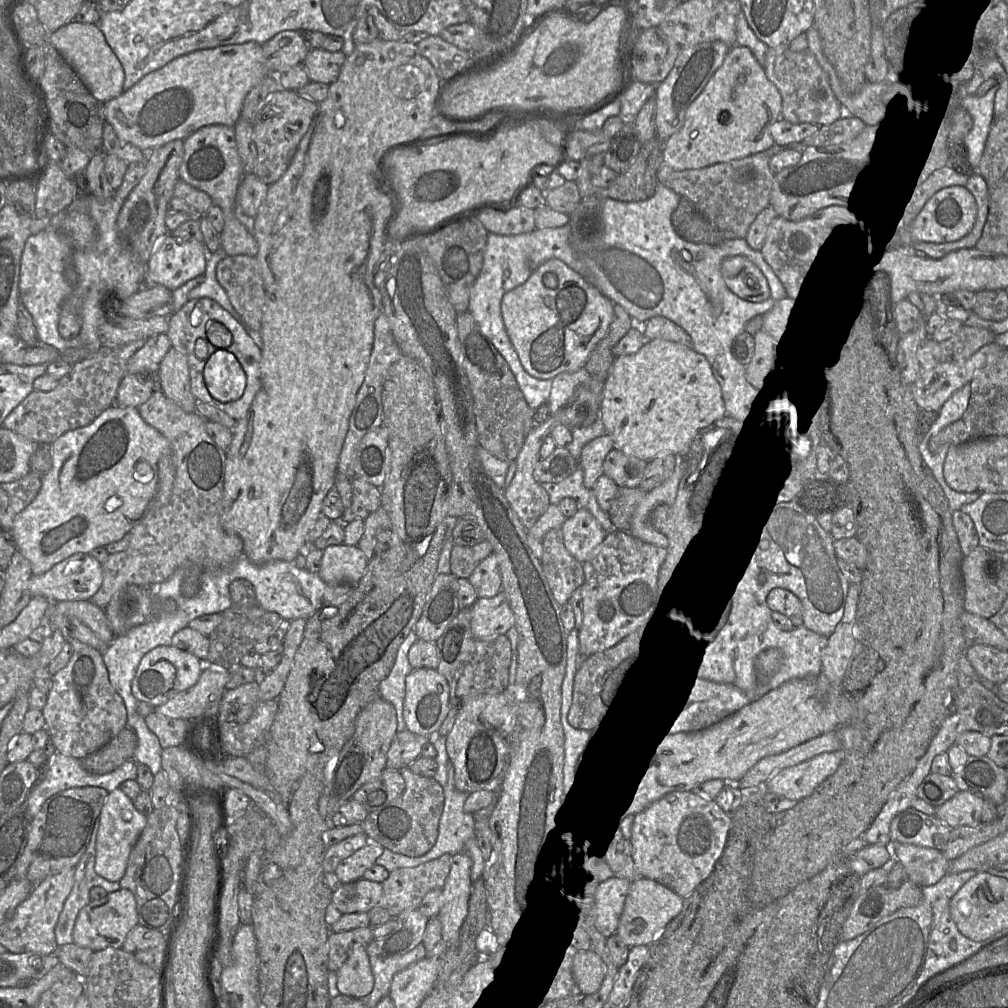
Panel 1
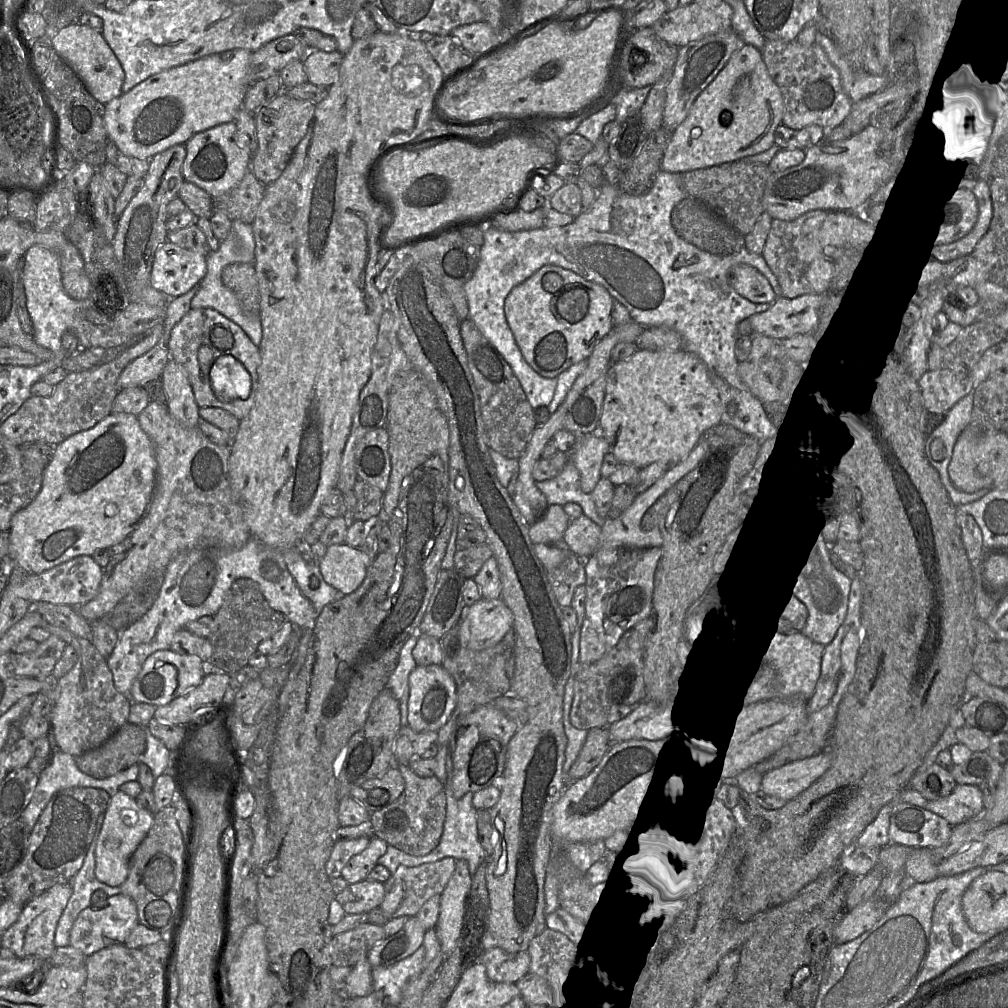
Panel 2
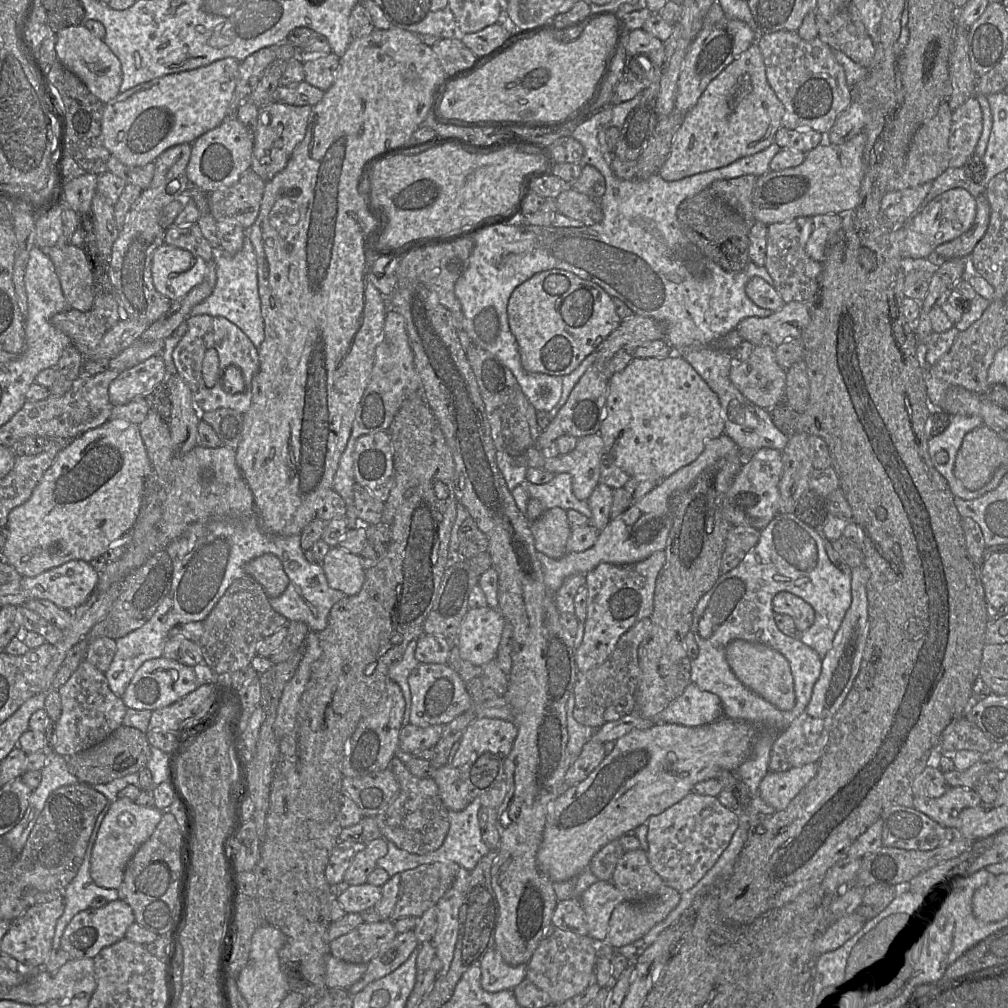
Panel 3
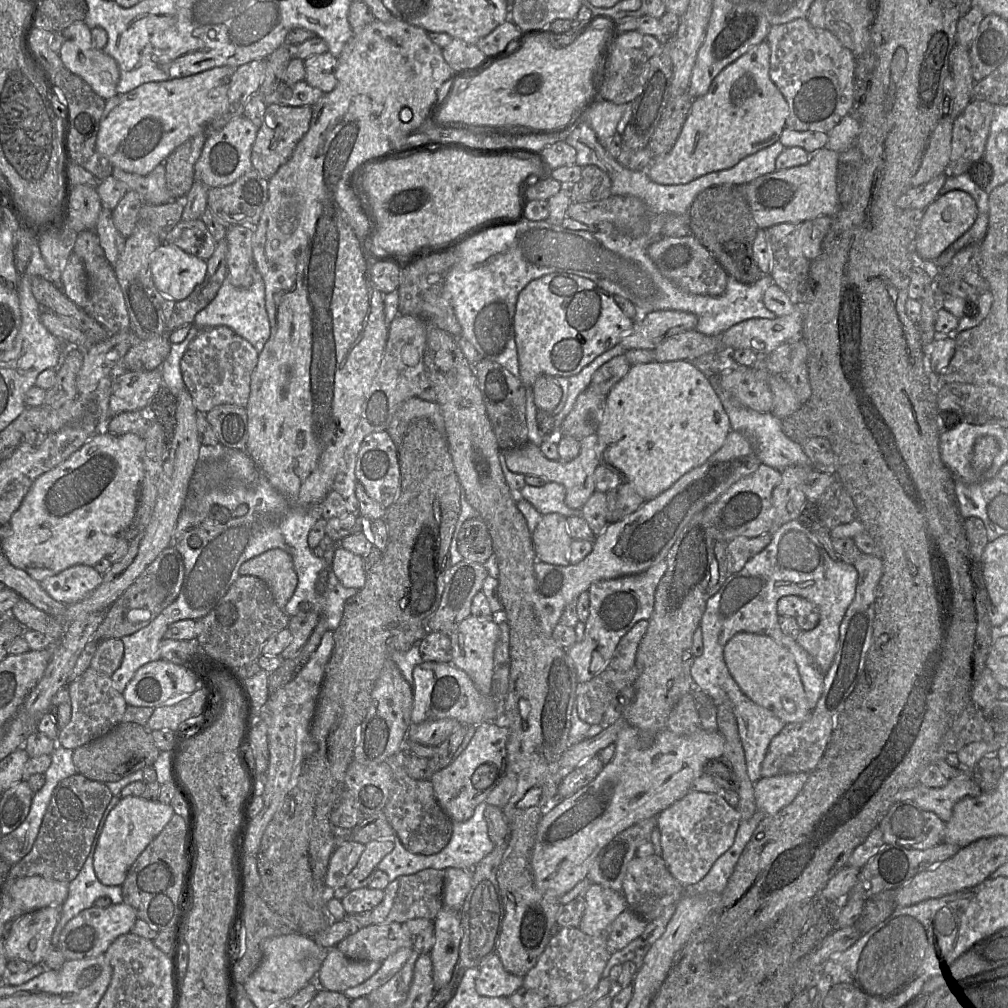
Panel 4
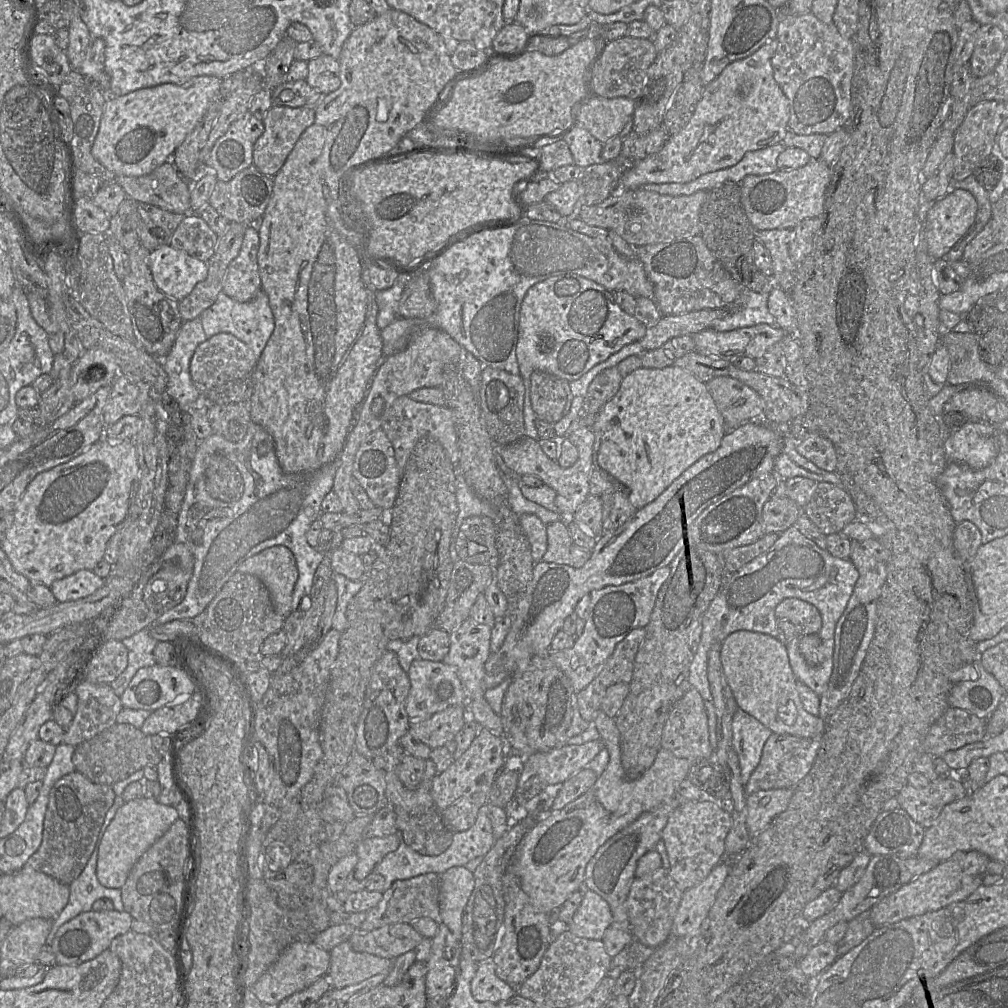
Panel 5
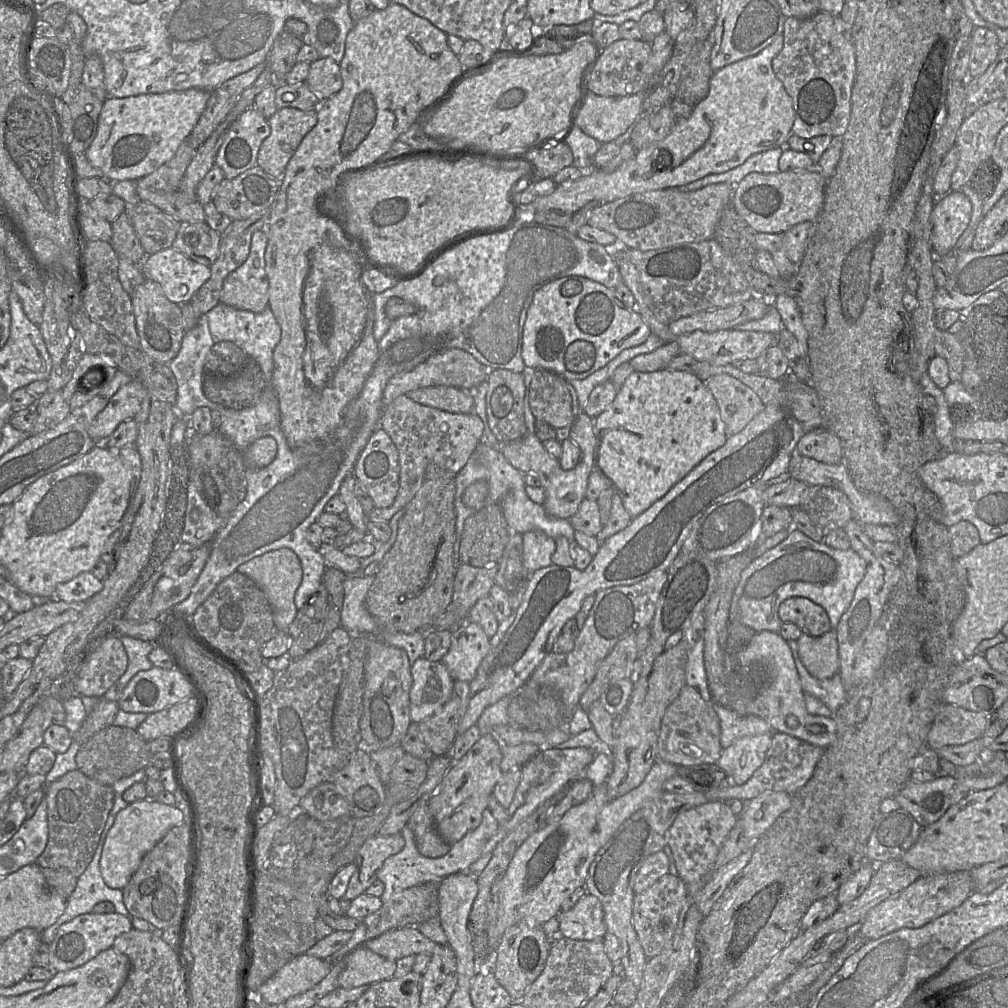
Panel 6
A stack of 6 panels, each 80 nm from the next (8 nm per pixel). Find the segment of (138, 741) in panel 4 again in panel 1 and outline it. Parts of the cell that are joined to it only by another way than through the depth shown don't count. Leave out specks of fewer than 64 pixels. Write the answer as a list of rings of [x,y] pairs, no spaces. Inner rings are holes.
[[[129,727],[123,728],[106,745],[80,759],[82,768],[94,775],[110,773],[128,760],[134,760],[137,735]]]

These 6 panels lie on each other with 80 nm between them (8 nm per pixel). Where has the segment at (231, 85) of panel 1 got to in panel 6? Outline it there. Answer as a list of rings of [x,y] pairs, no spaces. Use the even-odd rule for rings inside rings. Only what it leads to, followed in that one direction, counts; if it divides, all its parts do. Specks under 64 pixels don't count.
[[[198,88],[164,93],[140,94],[114,98],[107,97],[99,114],[97,132],[86,150],[92,166],[100,169],[109,181],[138,180],[167,163],[183,140],[189,137],[204,111],[210,92]]]

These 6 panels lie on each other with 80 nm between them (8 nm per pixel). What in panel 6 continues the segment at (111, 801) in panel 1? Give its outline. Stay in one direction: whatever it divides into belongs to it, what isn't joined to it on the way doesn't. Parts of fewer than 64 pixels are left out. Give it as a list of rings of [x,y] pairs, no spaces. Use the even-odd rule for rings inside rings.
[[[146,798],[129,804],[121,810],[106,837],[100,871],[105,884],[111,889],[123,889],[139,868],[143,857],[159,843],[170,829],[184,824],[183,812],[175,806]]]

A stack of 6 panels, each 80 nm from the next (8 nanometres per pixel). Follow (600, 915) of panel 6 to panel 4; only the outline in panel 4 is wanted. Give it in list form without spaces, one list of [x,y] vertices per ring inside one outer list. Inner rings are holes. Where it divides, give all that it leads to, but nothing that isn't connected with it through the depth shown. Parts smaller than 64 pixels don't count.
[[[591,884],[583,899],[584,911],[578,928],[589,936],[608,939],[611,923],[628,908],[622,892]]]

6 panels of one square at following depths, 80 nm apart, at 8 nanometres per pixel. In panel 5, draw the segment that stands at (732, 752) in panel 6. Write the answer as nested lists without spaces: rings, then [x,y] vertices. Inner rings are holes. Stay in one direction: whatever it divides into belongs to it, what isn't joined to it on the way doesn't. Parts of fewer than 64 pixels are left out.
[[[738,709],[732,721],[732,743],[739,760],[741,781],[746,784],[759,765],[772,731],[747,712]]]

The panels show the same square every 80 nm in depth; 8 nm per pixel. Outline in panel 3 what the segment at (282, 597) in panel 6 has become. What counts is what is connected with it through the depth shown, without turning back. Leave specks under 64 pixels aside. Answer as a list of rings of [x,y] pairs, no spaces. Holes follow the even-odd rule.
[[[264,554],[250,560],[244,567],[245,573],[256,580],[269,597],[277,597],[284,592],[289,578],[279,558],[274,554]]]

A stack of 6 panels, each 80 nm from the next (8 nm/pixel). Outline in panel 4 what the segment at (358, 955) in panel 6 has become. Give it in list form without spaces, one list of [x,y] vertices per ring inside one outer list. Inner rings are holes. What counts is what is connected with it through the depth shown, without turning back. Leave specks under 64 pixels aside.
[[[335,946],[327,950],[316,982],[320,988],[343,993],[369,979],[380,966],[378,961],[348,959]]]

